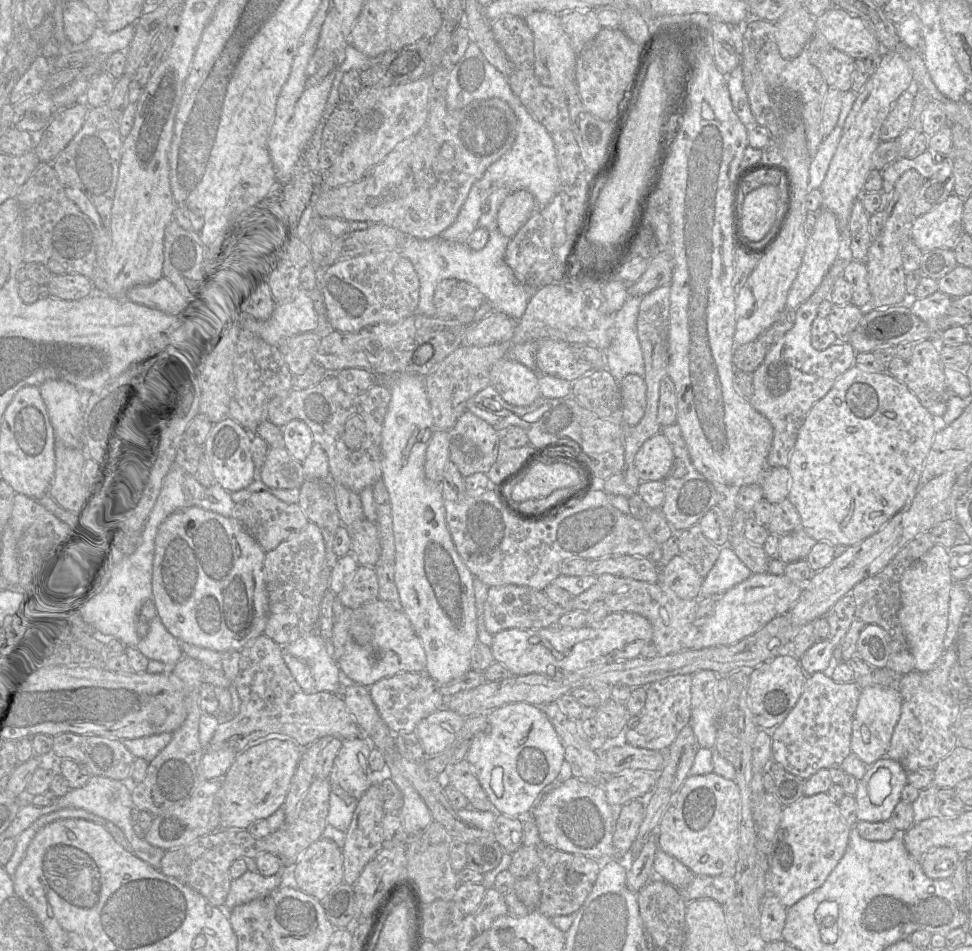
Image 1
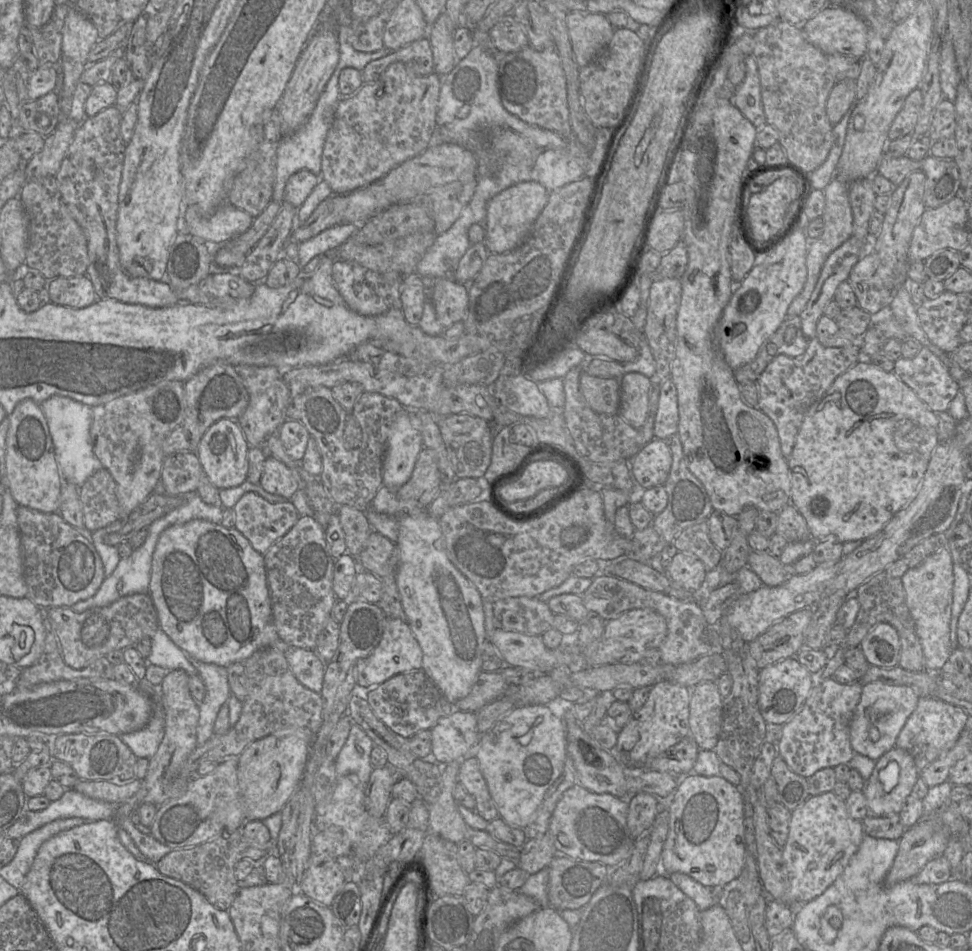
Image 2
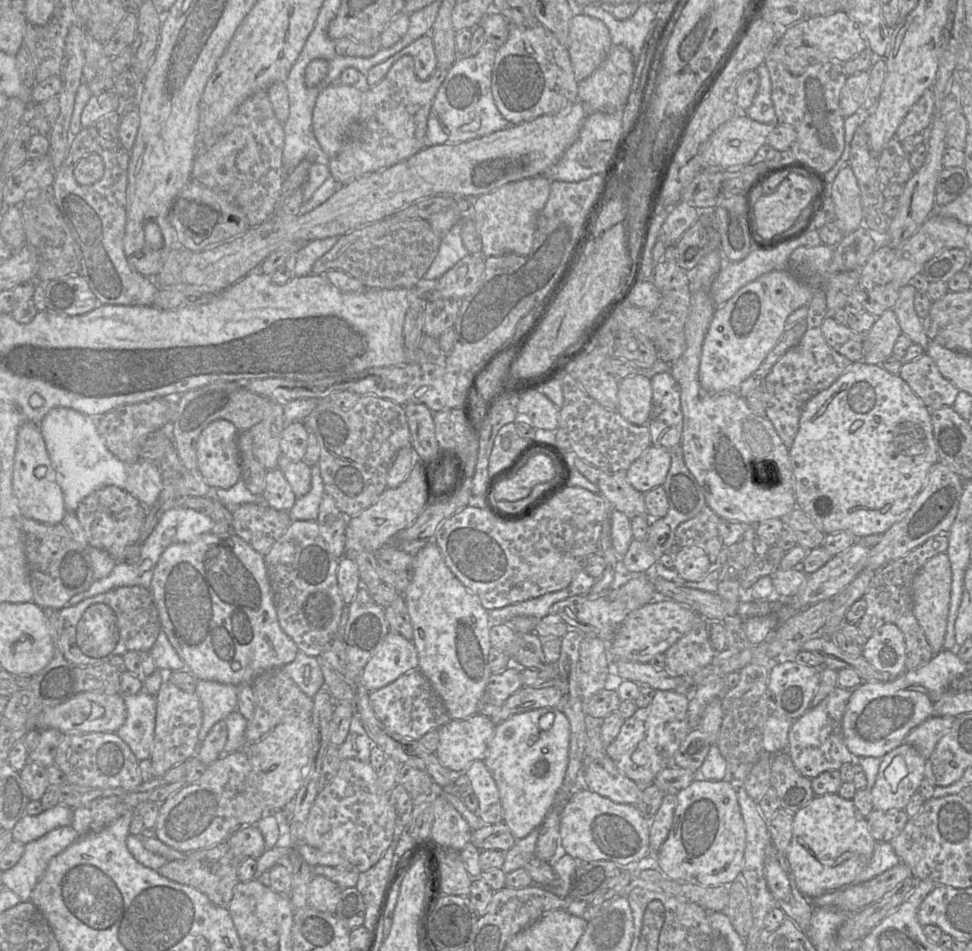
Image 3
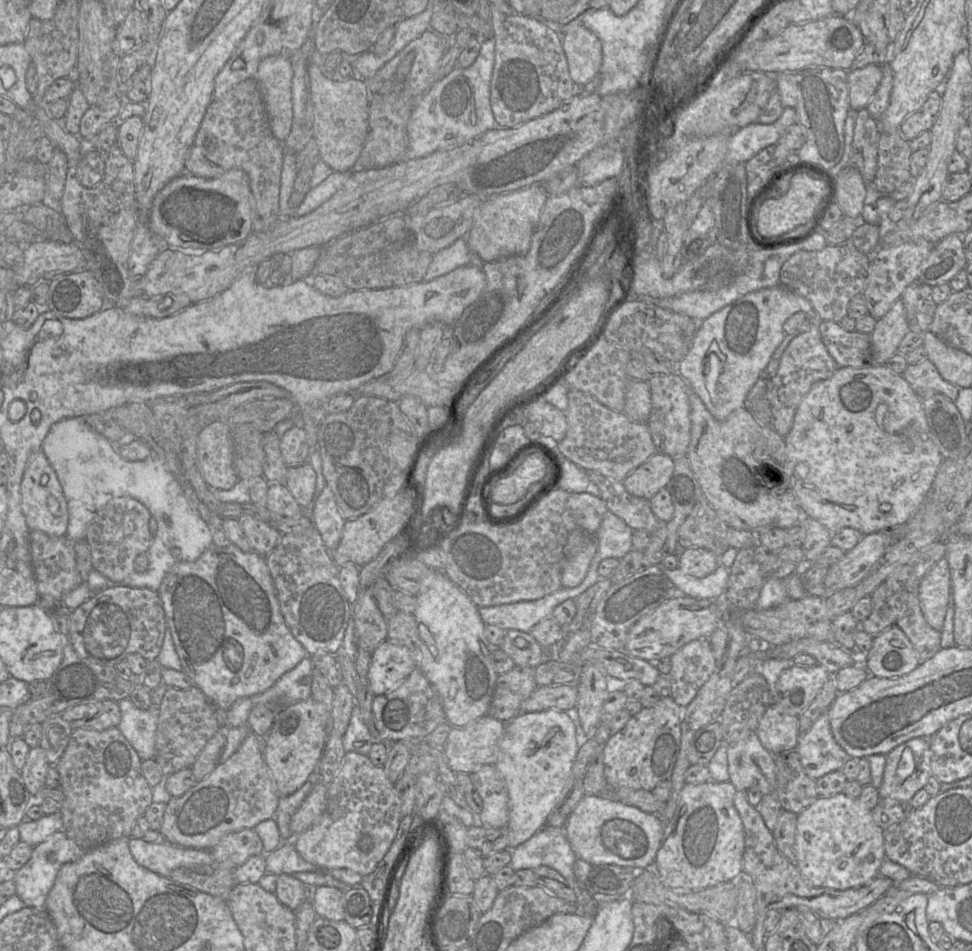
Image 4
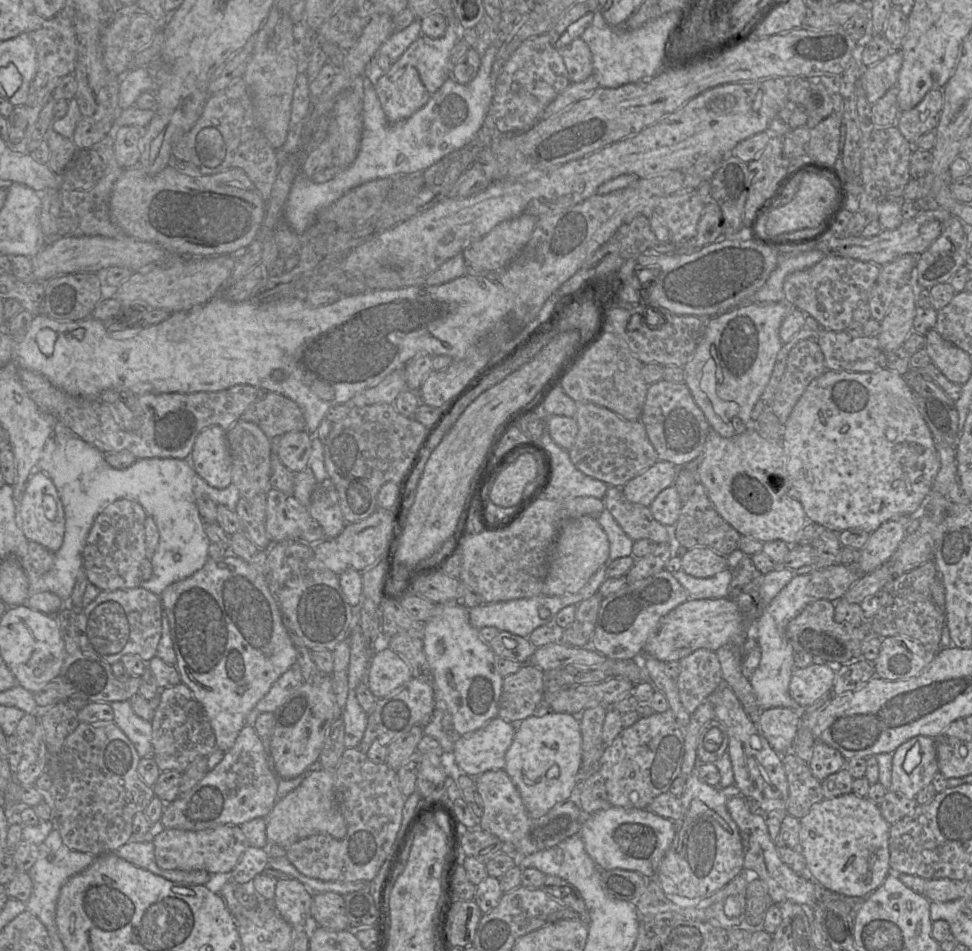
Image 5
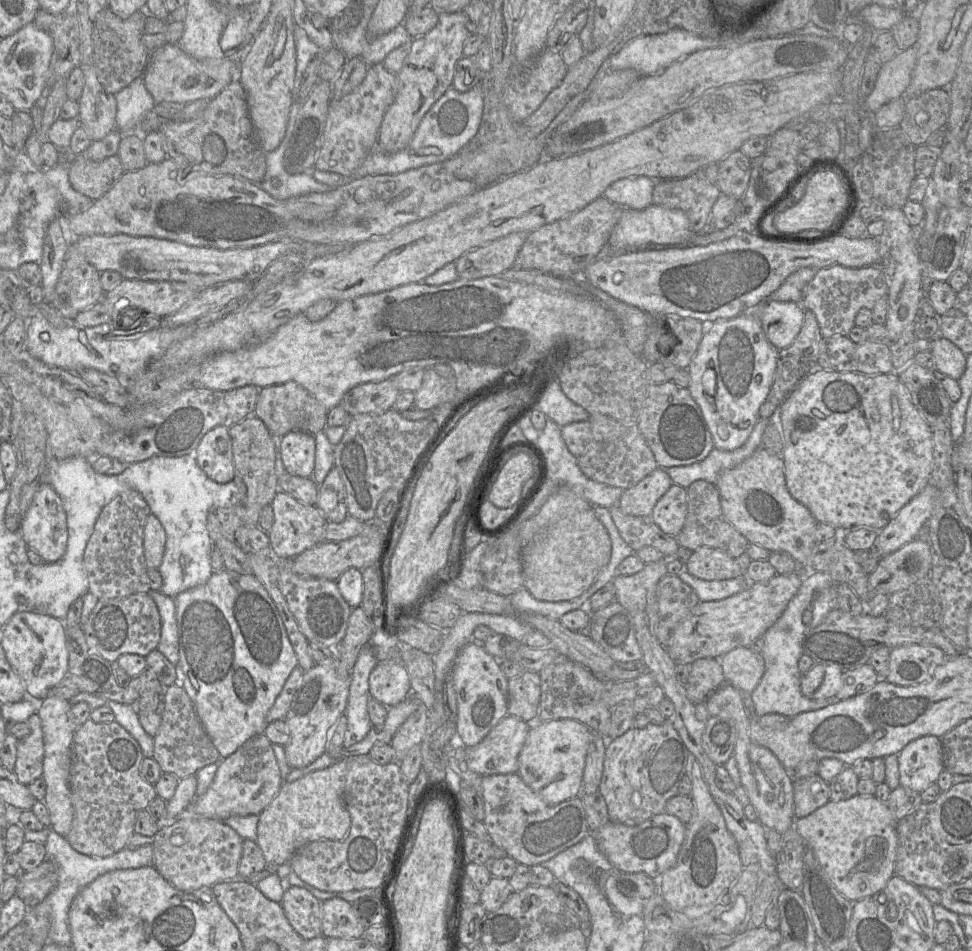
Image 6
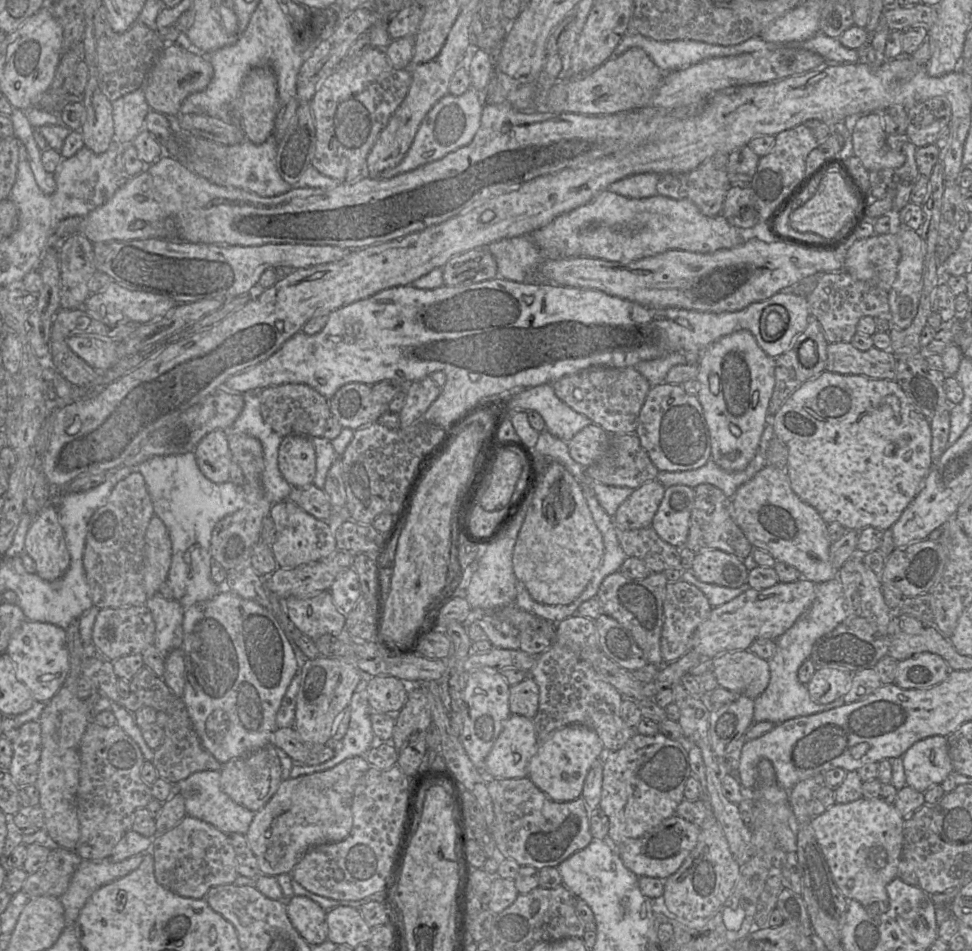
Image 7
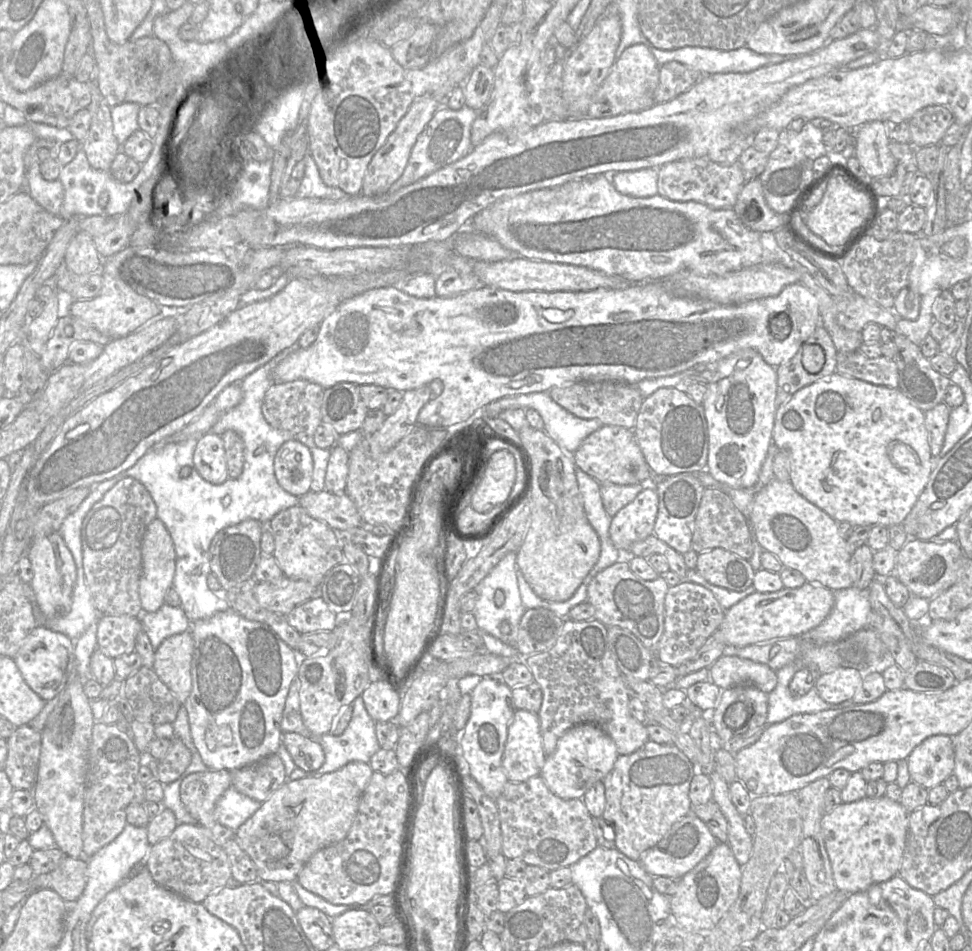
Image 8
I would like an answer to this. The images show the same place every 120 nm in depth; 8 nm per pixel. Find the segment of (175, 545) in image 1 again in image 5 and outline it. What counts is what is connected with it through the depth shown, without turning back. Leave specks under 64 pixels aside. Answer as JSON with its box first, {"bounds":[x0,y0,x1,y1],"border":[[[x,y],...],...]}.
{"bounds":[159,553,297,752],"border":[[[228,553],[221,559],[212,559],[209,557],[200,570],[186,579],[172,583],[159,597],[164,612],[168,617],[181,683],[187,685],[205,710],[215,734],[217,748],[227,752],[232,748],[239,732],[245,726],[246,717],[250,711],[268,693],[278,678],[297,662],[297,651],[283,624],[279,606],[270,592],[266,577],[262,571],[231,553]]]}

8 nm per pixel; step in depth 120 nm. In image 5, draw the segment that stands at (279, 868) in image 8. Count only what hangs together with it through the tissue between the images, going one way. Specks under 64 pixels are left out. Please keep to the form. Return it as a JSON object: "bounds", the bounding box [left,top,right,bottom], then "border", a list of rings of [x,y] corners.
{"bounds":[264,770,347,852],"border":[[[334,770],[312,772],[297,788],[278,799],[264,819],[268,845],[278,845],[286,852],[293,843],[316,834],[329,834],[335,839],[343,839],[347,825],[335,797]]]}

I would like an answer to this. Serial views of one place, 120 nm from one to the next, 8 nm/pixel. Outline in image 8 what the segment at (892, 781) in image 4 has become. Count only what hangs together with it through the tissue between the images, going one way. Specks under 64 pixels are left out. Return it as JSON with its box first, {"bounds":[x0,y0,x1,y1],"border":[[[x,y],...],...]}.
{"bounds":[907,735,955,790],"border":[[[933,735],[916,746],[907,758],[912,782],[928,790],[942,784],[955,767],[954,738]]]}

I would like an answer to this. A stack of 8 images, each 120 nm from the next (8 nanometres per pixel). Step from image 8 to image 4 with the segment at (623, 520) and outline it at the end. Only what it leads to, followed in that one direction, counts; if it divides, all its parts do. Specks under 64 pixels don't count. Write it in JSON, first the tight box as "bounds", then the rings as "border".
{"bounds":[623,453,674,500],"border":[[[654,453],[645,463],[636,468],[623,481],[625,489],[633,496],[650,500],[659,490],[666,487],[674,471],[674,459],[664,453]]]}

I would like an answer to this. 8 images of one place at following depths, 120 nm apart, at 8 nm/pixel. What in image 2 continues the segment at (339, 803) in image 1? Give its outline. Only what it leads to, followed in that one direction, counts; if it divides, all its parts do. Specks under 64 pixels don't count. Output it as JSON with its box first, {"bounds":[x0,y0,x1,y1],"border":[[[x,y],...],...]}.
{"bounds":[335,724,374,785],"border":[[[352,724],[347,740],[335,759],[337,776],[340,777],[354,773],[366,785],[374,769],[370,763],[370,754],[373,747],[374,743],[367,733],[357,724]]]}

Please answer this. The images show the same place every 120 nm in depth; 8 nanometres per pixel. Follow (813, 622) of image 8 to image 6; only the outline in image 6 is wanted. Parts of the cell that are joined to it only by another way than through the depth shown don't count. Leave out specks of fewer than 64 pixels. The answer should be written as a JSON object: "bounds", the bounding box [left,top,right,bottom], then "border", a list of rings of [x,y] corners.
{"bounds":[667,572,803,664],"border":[[[797,572],[776,574],[770,580],[757,582],[737,594],[717,601],[700,601],[690,615],[673,630],[667,651],[676,663],[691,664],[701,658],[720,659],[737,647],[748,647],[779,619],[803,582]]]}

